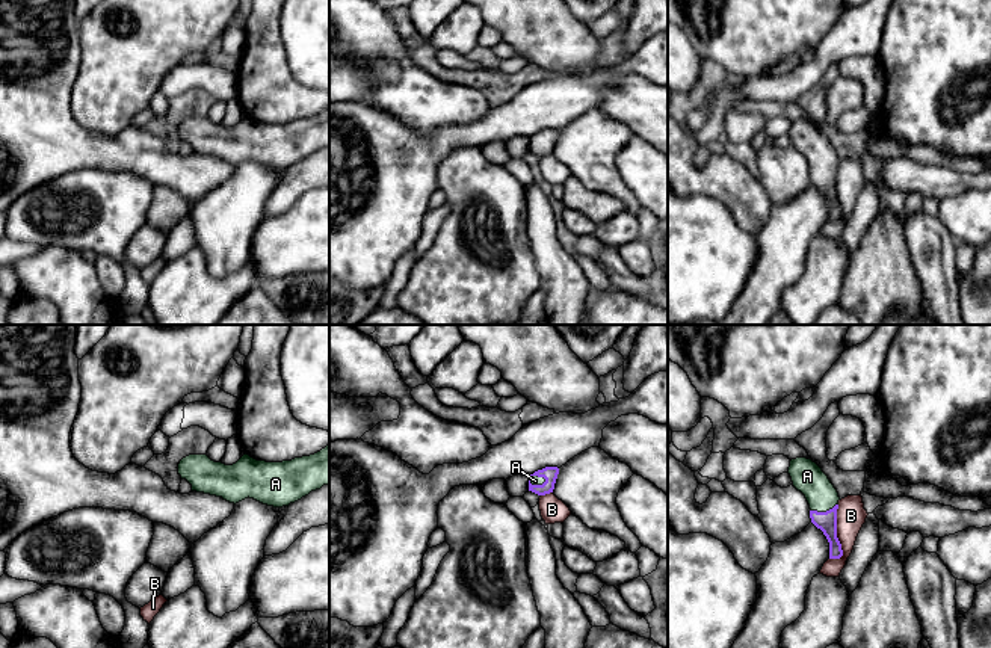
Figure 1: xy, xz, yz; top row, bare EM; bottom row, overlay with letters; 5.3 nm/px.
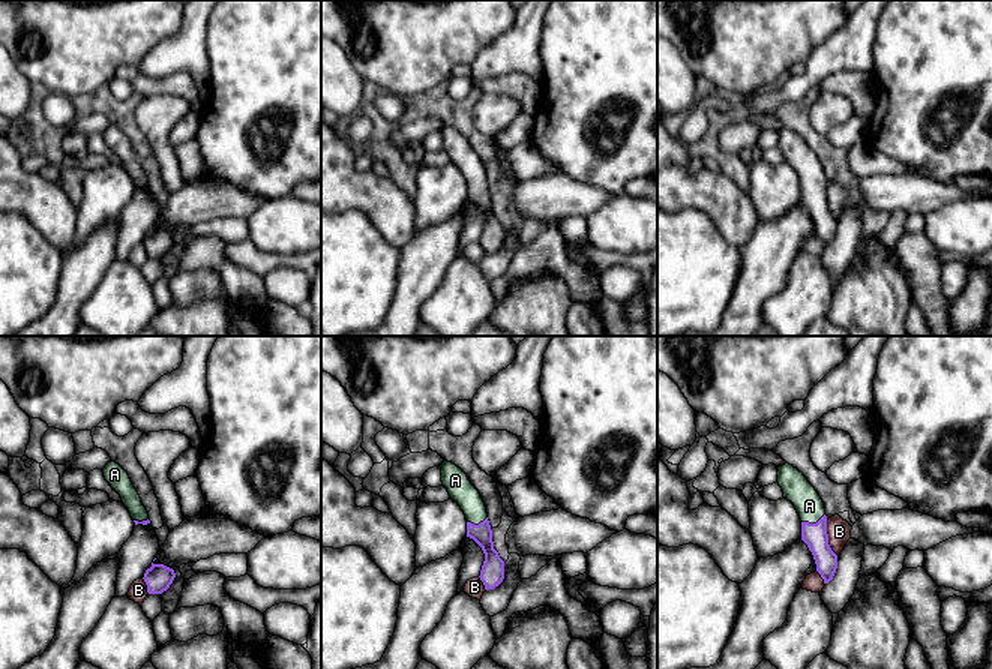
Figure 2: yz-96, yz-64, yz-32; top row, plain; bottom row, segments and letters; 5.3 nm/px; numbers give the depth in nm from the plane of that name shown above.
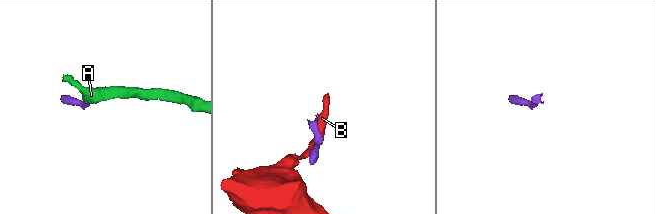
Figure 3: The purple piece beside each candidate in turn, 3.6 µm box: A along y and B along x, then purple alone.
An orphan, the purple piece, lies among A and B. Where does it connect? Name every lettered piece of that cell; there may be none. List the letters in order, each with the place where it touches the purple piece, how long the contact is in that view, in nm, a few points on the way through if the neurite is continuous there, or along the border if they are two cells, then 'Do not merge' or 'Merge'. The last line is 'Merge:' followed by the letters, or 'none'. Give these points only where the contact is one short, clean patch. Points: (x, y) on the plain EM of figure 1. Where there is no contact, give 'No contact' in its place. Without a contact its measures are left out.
A: Touches purple at yz (824, 174). Shared border 150 nm. Path across: yz (827, 183), (824, 174), (824, 160), (807, 138). Merge
B: Touches purple at yz (836, 198). Shared border 300 nm. Do not merge
Merge: A

